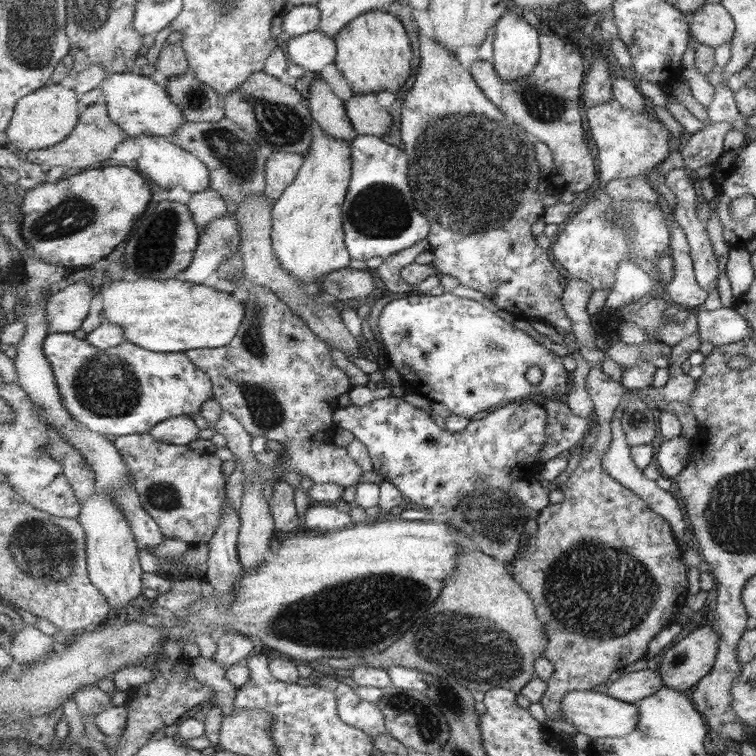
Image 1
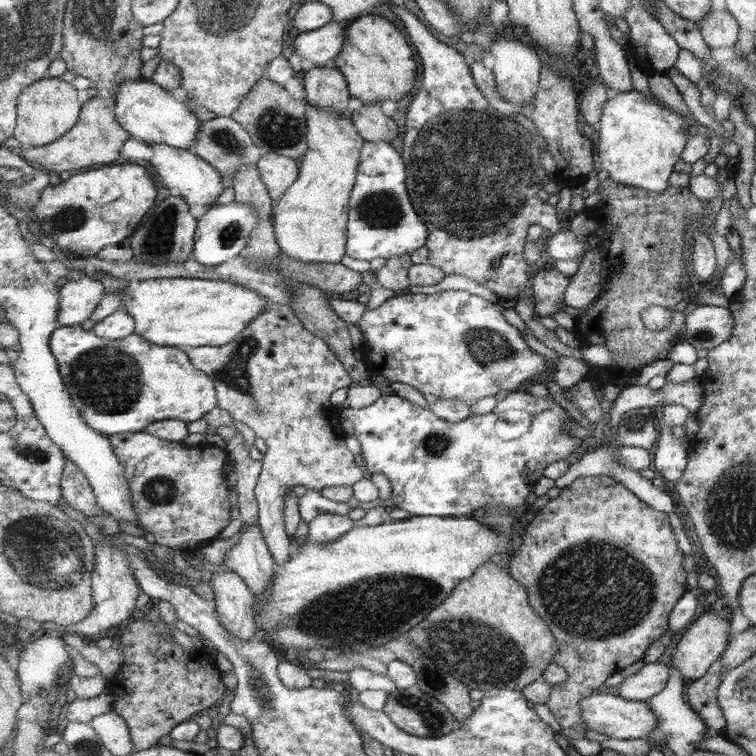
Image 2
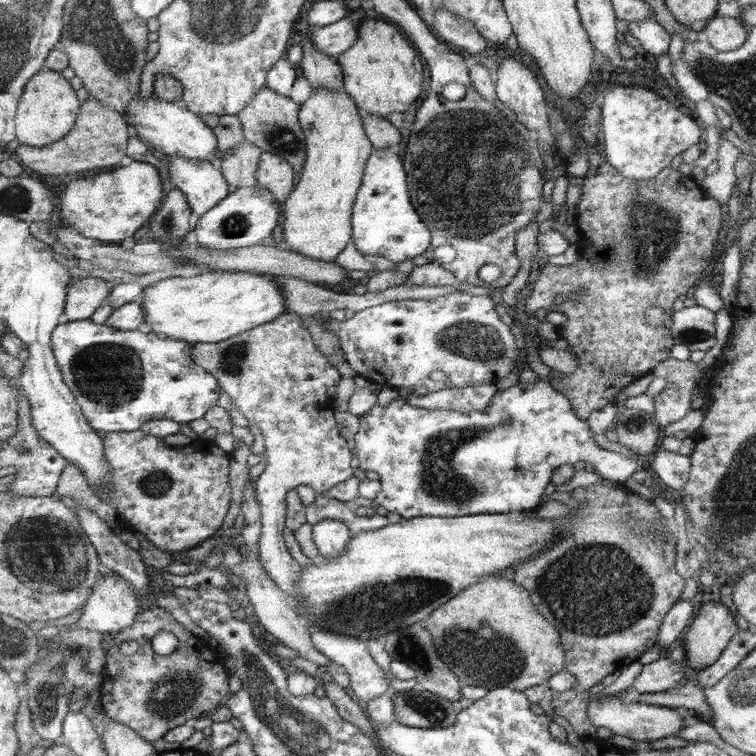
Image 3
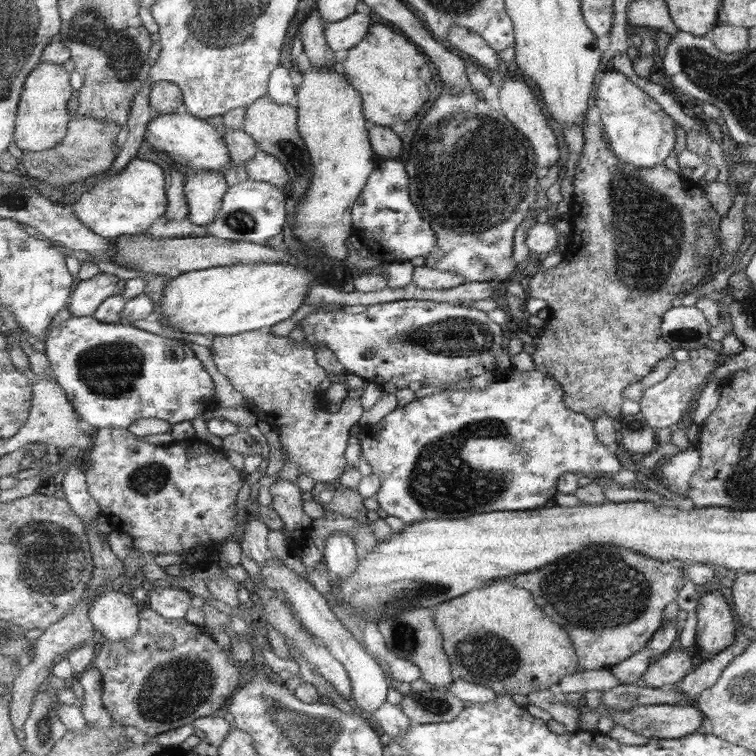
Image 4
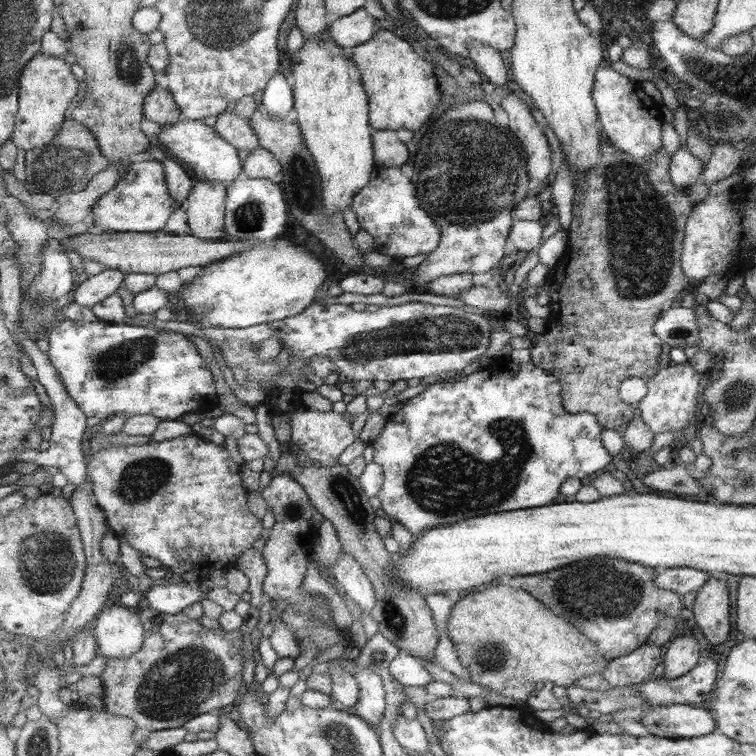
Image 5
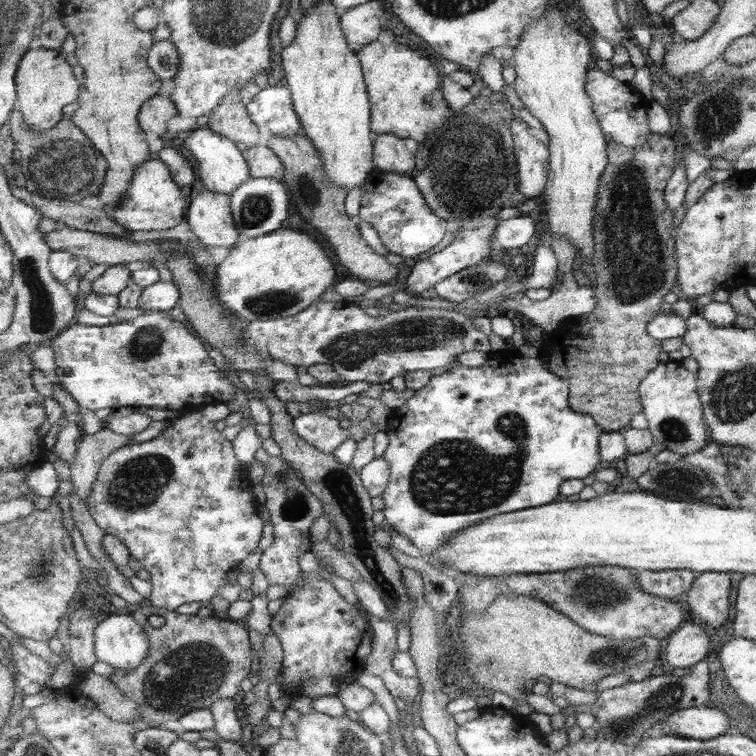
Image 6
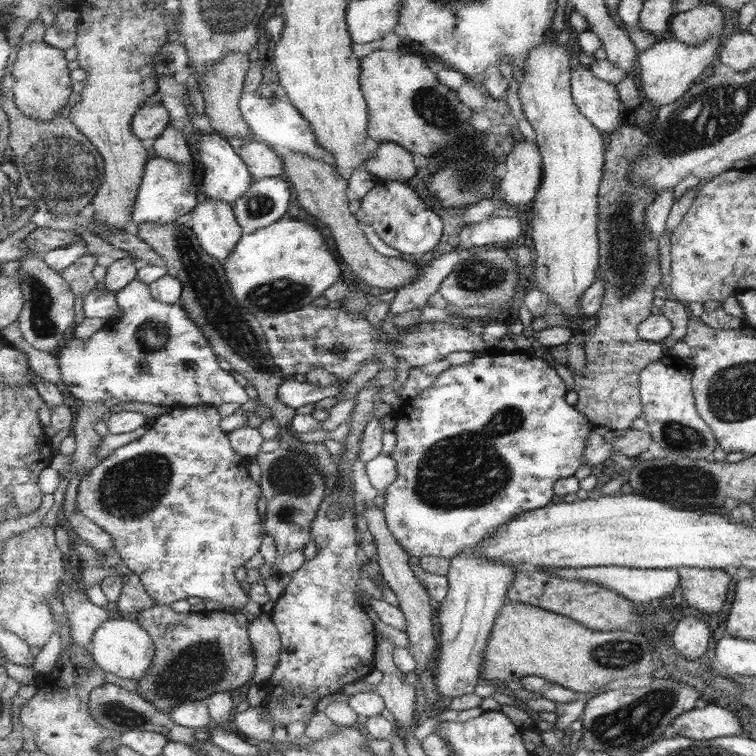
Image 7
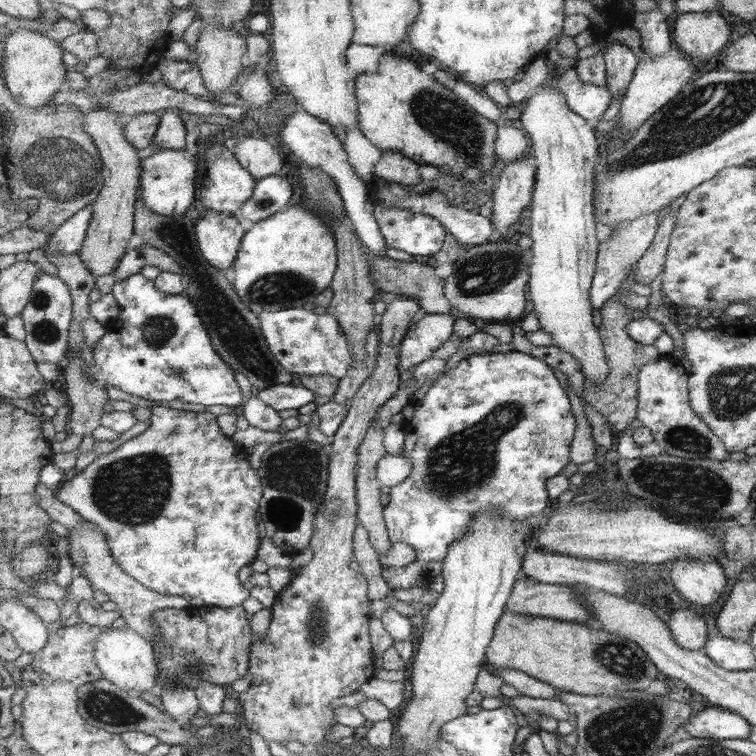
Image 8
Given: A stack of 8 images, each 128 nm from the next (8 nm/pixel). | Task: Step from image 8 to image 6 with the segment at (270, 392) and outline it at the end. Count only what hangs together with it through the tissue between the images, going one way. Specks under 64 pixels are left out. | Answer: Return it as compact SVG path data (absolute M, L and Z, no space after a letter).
M298 381L280 382L275 385L275 394L286 401L309 402L311 399L321 400L343 400L345 396L356 394L369 388L366 381L357 383L322 384L320 386L303 386Z

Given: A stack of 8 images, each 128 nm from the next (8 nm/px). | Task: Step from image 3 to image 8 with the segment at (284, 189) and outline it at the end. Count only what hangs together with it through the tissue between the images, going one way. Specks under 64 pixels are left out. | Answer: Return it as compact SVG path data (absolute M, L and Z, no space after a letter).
M248 136L243 140L240 138L233 151L241 165L251 171L257 179L281 174L282 154L264 138L259 136Z

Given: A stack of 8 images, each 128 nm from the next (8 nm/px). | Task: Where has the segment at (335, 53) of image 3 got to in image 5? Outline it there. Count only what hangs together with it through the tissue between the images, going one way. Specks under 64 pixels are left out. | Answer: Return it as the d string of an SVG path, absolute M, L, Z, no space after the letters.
M357 9L349 16L332 18L329 32L331 38L341 48L352 48L362 45L375 37L377 33L377 18L373 18L364 9Z

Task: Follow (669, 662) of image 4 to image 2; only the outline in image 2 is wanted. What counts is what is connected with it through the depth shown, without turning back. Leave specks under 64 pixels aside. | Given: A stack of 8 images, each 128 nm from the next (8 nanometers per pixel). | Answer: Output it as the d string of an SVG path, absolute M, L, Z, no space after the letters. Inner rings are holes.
M719 606L705 609L705 612L686 630L674 648L670 658L673 666L679 668L679 672L685 676L685 680L695 681L703 678L727 650L730 644L730 630L731 622L723 617ZM660 662L647 663L639 671L622 681L619 696L627 700L650 700L663 692L672 675L670 664Z

